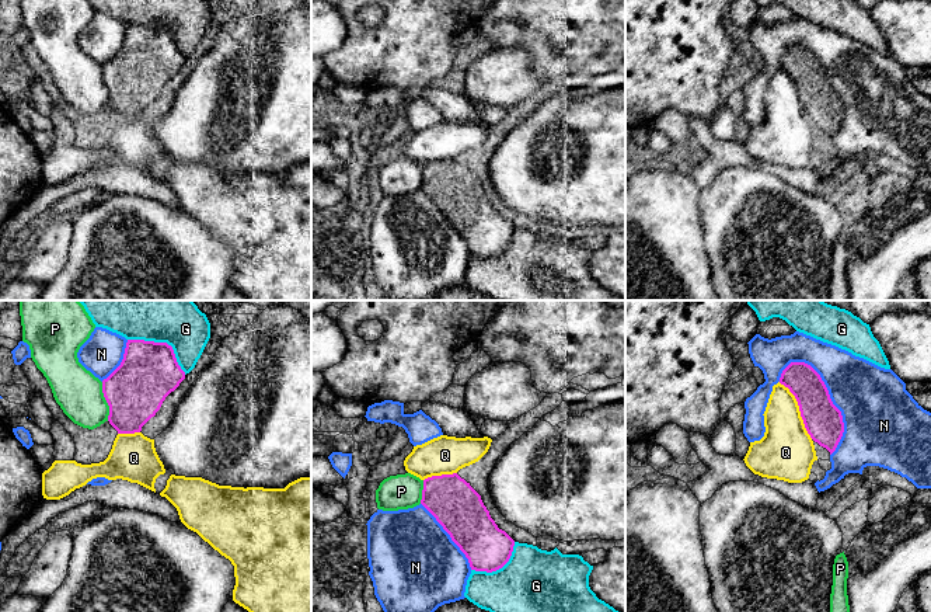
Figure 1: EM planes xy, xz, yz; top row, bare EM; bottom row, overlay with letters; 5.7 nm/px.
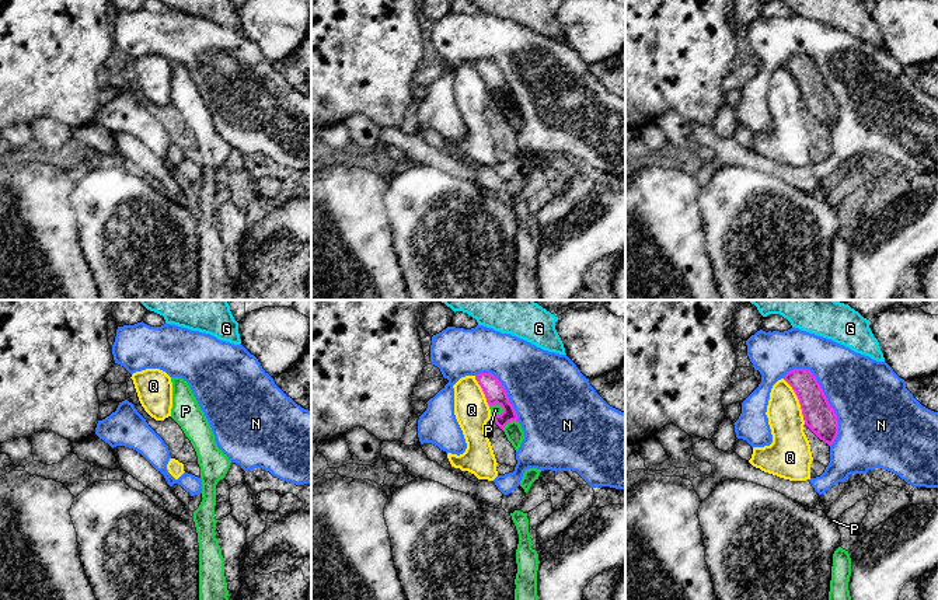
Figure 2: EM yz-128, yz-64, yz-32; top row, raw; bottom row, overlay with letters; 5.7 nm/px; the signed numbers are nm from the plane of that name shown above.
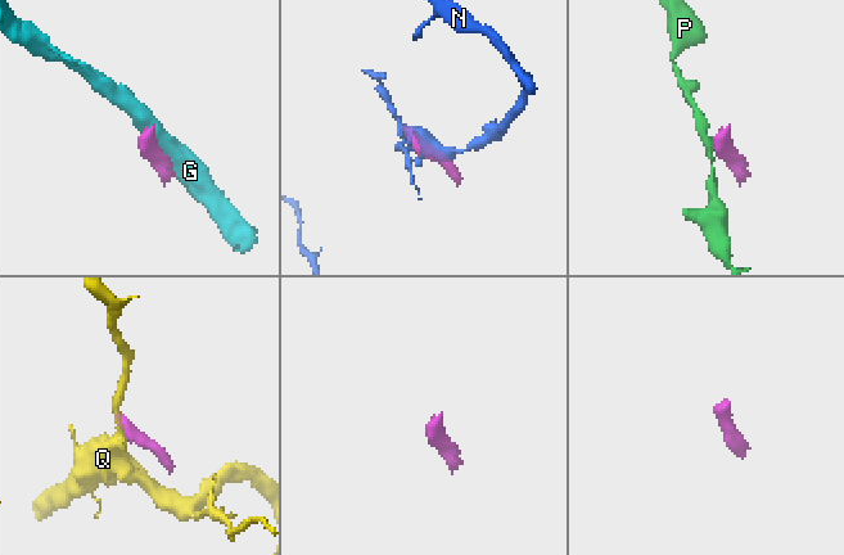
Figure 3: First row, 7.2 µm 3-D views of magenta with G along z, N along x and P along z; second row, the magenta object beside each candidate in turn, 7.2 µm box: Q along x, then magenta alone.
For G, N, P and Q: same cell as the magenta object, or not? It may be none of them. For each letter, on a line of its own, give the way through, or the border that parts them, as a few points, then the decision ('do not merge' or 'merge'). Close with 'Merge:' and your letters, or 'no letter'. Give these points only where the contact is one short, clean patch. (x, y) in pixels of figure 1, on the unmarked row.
G: do not merge
N: do not merge
P: along xy (101, 68), (101, 76), (108, 91), (108, 105) | do not merge
Q: do not merge
Merge: no letter

